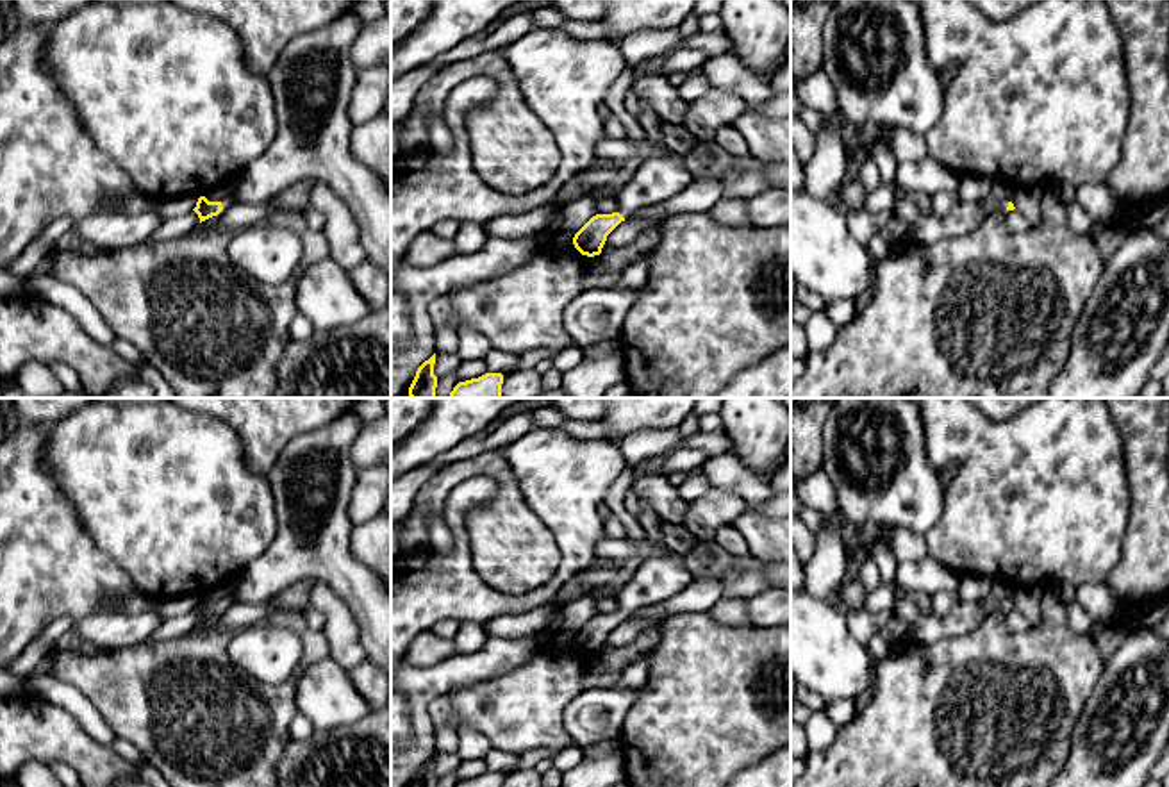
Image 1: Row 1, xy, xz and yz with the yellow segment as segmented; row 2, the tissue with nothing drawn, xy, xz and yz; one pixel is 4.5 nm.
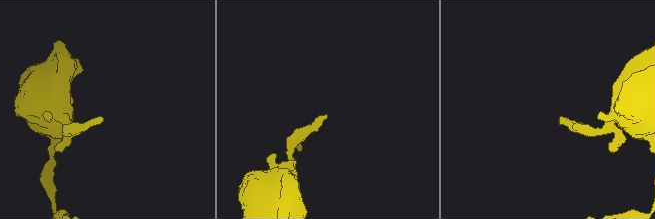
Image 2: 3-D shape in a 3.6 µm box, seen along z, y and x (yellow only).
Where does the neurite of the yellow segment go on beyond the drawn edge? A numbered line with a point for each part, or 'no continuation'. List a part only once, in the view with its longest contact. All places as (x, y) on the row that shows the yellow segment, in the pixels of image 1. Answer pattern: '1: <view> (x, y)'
1: yz (991, 206)

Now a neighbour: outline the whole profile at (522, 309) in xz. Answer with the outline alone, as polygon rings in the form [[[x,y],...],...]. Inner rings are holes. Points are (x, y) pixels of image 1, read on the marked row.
[[[573,239],[537,248],[523,264],[475,286],[448,293],[453,309],[453,325],[469,327],[482,334],[493,350],[523,355],[548,348],[555,353],[573,346],[564,325],[566,307],[584,293],[584,278],[598,255],[582,255]]]

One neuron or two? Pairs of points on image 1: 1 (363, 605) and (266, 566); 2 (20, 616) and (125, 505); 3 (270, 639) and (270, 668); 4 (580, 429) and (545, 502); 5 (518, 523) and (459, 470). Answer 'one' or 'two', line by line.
1: one
2: two
3: one
4: two
5: one

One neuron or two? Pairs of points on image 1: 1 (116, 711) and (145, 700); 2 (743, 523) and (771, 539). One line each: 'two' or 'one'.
1: one
2: one

